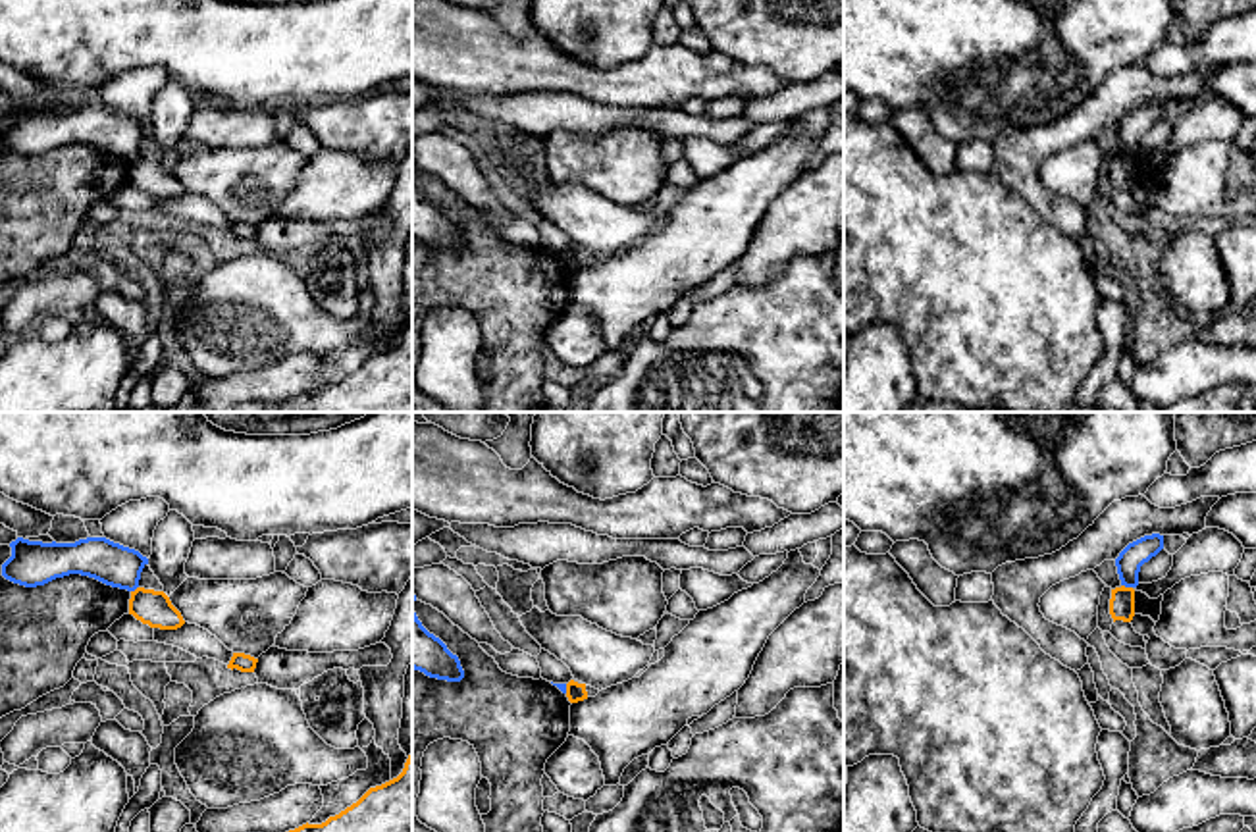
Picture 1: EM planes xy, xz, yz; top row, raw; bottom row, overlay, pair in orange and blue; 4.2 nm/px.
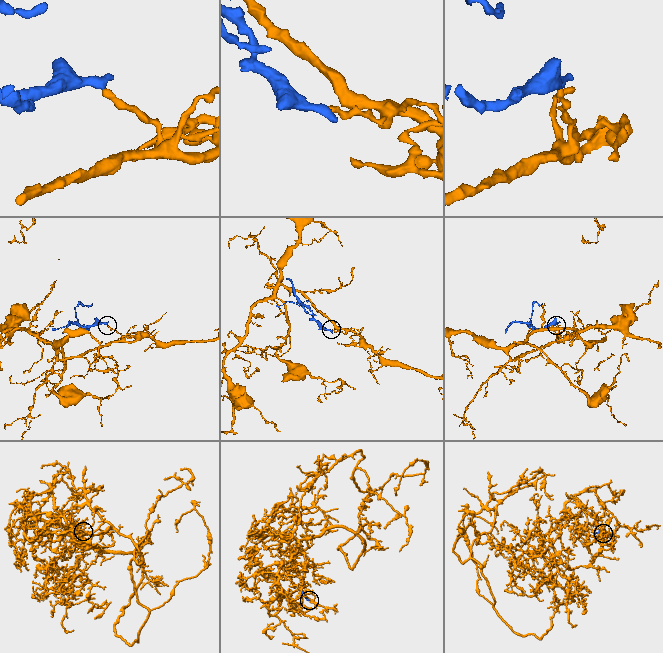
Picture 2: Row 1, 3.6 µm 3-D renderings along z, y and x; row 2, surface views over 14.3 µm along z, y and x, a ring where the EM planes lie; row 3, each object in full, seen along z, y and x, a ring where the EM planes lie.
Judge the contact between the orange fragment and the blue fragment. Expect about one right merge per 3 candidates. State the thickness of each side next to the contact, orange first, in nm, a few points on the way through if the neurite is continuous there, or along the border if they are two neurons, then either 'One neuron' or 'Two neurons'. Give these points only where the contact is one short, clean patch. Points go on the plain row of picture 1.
Thickness 110 nm (orange) against 110 nm. Boundary: yz (1122, 153), (1131, 156). Two neurons

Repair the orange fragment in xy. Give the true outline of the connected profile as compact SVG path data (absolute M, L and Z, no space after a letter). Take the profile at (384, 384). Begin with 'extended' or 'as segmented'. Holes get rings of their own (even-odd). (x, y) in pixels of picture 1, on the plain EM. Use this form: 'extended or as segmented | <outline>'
as segmented | M412 322L403 341L370 356L356 372L322 393L279 404L245 403L233 412L412 412Z

